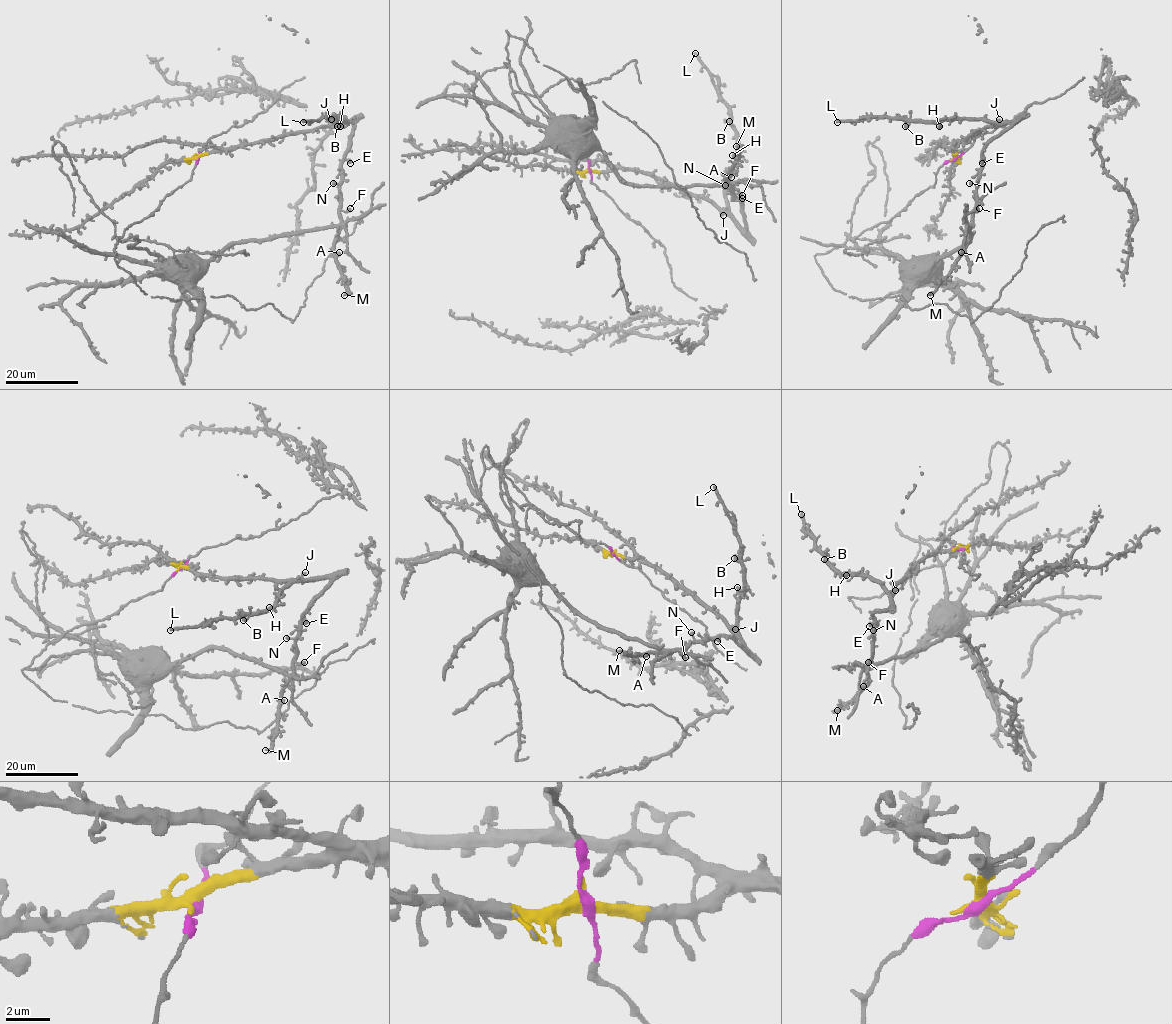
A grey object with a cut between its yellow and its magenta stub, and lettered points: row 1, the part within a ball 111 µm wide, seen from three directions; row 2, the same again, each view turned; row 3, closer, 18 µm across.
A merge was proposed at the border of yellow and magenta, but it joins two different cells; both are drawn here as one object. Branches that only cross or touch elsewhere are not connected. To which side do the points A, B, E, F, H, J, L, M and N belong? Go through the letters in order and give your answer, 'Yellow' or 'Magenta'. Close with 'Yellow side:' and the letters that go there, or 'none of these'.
A: Yellow
B: Yellow
E: Yellow
F: Yellow
H: Yellow
J: Yellow
L: Yellow
M: Yellow
N: Yellow
Yellow side: A, B, E, F, H, J, L, M, N

